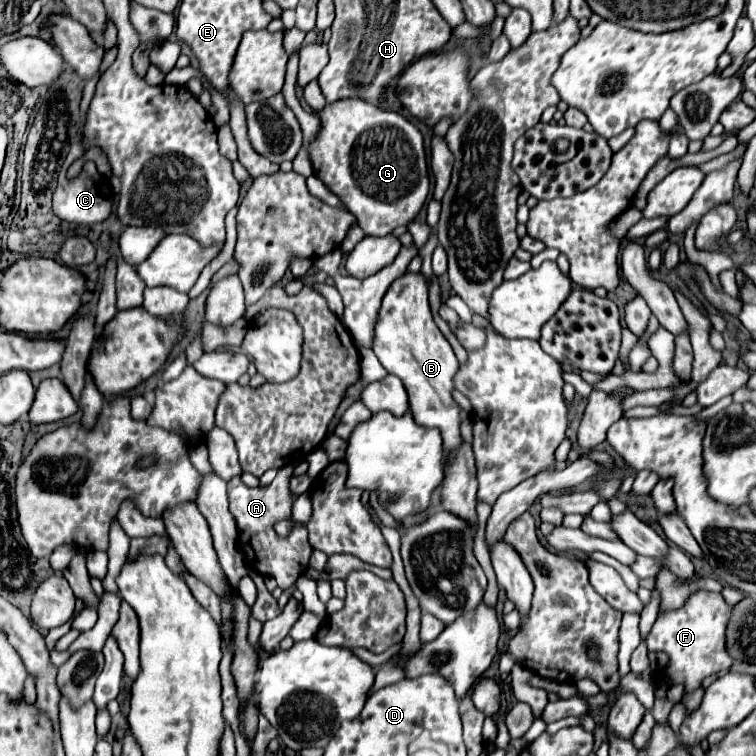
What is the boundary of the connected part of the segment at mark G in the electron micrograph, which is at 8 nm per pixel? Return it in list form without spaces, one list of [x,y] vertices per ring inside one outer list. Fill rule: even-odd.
[[[354,98],[334,102],[334,106],[326,104],[326,108],[318,116],[322,120],[322,128],[318,138],[310,144],[310,160],[314,166],[314,174],[356,216],[358,226],[368,236],[386,236],[394,228],[406,226],[410,220],[414,220],[430,192],[424,140],[420,130],[398,112],[370,106],[368,102],[358,102]]]

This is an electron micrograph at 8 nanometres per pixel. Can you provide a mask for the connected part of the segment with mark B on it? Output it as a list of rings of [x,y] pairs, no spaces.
[[[406,272],[404,276],[392,282],[378,310],[372,350],[382,362],[382,366],[404,382],[404,388],[410,398],[410,414],[414,416],[414,420],[420,420],[420,424],[426,428],[430,426],[440,430],[444,438],[444,452],[448,454],[462,442],[458,404],[452,400],[458,360],[450,342],[444,338],[432,318],[428,286],[430,282],[422,272]]]

